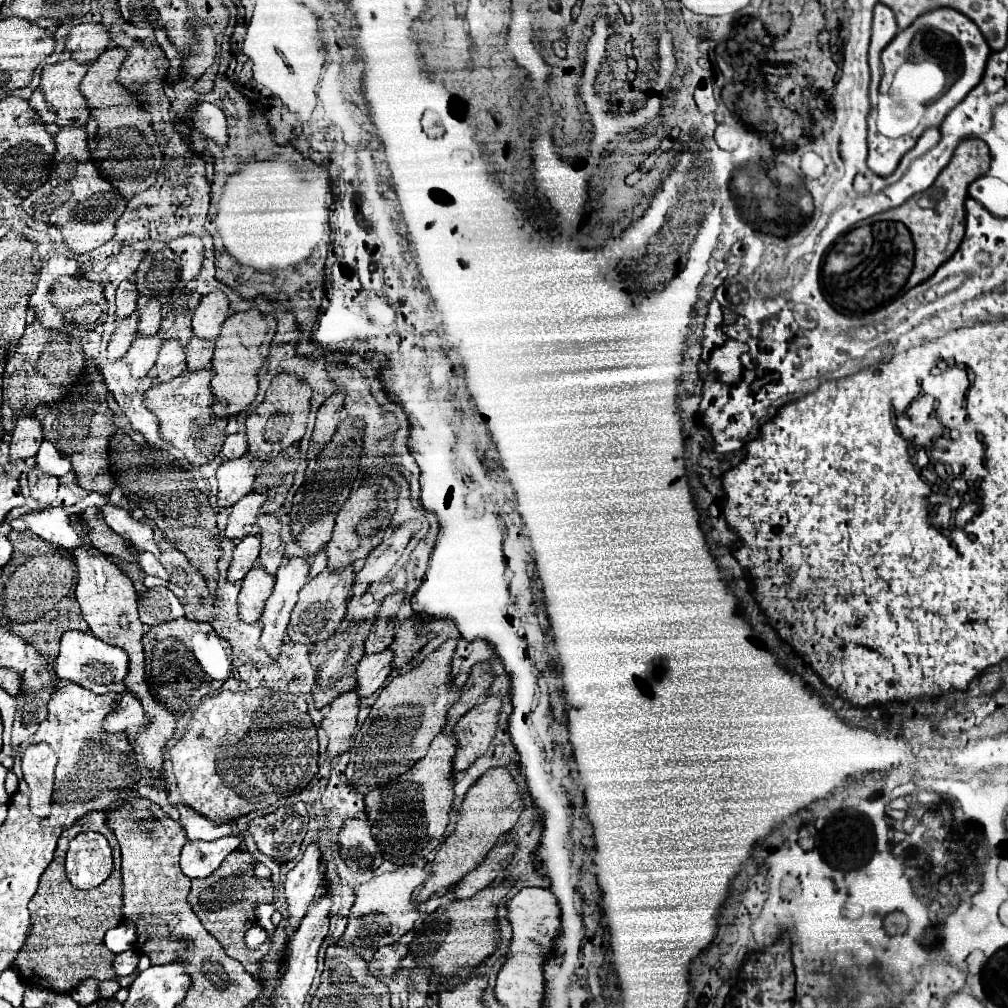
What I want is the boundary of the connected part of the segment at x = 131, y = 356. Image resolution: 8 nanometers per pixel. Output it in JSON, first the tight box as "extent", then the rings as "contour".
{"extent":[124,337,162,377],"contour":[[[138,337],[138,339],[134,339],[132,347],[124,355],[124,359],[130,365],[132,377],[148,375],[148,371],[156,363],[156,355],[158,355],[160,347],[162,347],[162,339],[160,337]]]}

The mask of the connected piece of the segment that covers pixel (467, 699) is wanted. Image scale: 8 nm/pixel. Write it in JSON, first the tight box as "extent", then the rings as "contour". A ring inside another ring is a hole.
{"extent":[444,663,492,731],"contour":[[[478,663],[472,667],[468,681],[464,683],[462,691],[460,691],[460,699],[452,705],[452,709],[448,711],[448,723],[444,725],[444,731],[452,731],[454,725],[458,723],[458,719],[470,711],[488,691],[492,683],[492,673],[490,673],[490,665],[488,663]]]}

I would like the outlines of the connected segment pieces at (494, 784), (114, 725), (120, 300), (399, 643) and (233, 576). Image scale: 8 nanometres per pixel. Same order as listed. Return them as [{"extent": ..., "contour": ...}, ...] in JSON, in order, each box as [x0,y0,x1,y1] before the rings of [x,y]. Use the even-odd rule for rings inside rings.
[{"extent":[416,767,524,903],"contour":[[[504,767],[486,771],[464,795],[462,807],[456,815],[456,829],[448,835],[448,839],[438,849],[438,853],[432,861],[430,877],[424,883],[424,887],[420,889],[416,903],[430,899],[432,895],[440,893],[440,889],[450,889],[450,887],[458,885],[464,879],[464,875],[468,875],[484,859],[484,855],[494,847],[498,837],[516,825],[522,807],[524,807],[524,803],[518,795],[516,783],[510,777],[510,773]]]},{"extent":[104,693,148,737],"contour":[[[124,693],[116,709],[104,717],[104,733],[130,733],[132,737],[148,719],[142,713],[140,701],[132,693]]]},{"extent":[116,277,138,319],"contour":[[[134,277],[122,281],[116,289],[116,319],[126,319],[128,315],[134,313],[136,309],[136,299],[138,299],[138,291],[134,285]]]},{"extent":[390,619,434,669],"contour":[[[408,619],[404,621],[398,629],[396,629],[396,635],[394,635],[394,641],[390,643],[390,651],[394,653],[394,661],[392,661],[392,669],[402,669],[404,665],[408,665],[414,657],[416,651],[420,651],[420,647],[430,639],[434,637],[432,633],[428,635],[418,635],[416,633],[416,621],[414,619]]]},{"extent":[228,535,260,583],"contour":[[[250,535],[250,537],[236,543],[232,561],[228,567],[228,581],[230,583],[240,581],[250,571],[250,567],[256,563],[258,551],[260,551],[260,537],[258,535]]]}]

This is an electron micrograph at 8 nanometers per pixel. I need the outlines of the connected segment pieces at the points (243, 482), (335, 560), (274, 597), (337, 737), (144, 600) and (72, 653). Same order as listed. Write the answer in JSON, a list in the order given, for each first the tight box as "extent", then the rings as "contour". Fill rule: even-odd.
[{"extent":[218,457,254,507],"contour":[[[248,457],[224,461],[218,471],[218,507],[232,507],[240,497],[252,491],[254,471]]]},{"extent":[324,477,396,571],"contour":[[[384,477],[382,481],[370,481],[366,485],[360,485],[354,493],[350,493],[348,501],[342,505],[336,517],[334,535],[324,549],[328,557],[328,571],[338,571],[360,563],[382,541],[384,531],[390,527],[390,517],[394,509],[396,509],[396,487],[388,477]]]},{"extent":[260,559,308,661],"contour":[[[304,559],[284,561],[276,573],[274,591],[268,597],[264,611],[260,615],[262,635],[260,647],[276,661],[280,657],[280,647],[286,637],[286,625],[290,611],[298,601],[298,591],[304,587],[308,575],[308,563]]]},{"extent":[322,689,358,759],"contour":[[[356,689],[340,695],[330,703],[330,709],[322,719],[322,729],[328,735],[328,749],[326,749],[328,759],[336,759],[348,751],[352,731],[356,727],[356,715],[358,715]]]},{"extent":[138,587,184,625],"contour":[[[152,587],[138,599],[140,621],[146,625],[160,625],[184,615],[184,605],[168,587]]]},{"extent":[54,629,128,695],"contour":[[[68,629],[60,637],[60,653],[56,657],[54,671],[56,671],[58,679],[78,683],[98,695],[120,693],[120,691],[126,691],[124,675],[128,671],[128,657],[122,649],[106,645],[102,639],[94,637],[90,631],[82,633],[76,629]]]}]

